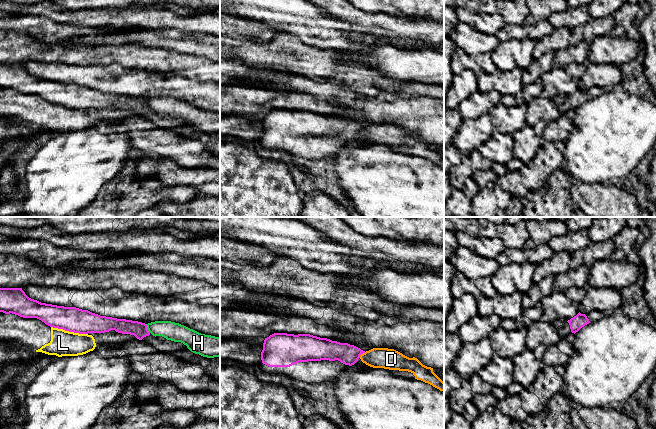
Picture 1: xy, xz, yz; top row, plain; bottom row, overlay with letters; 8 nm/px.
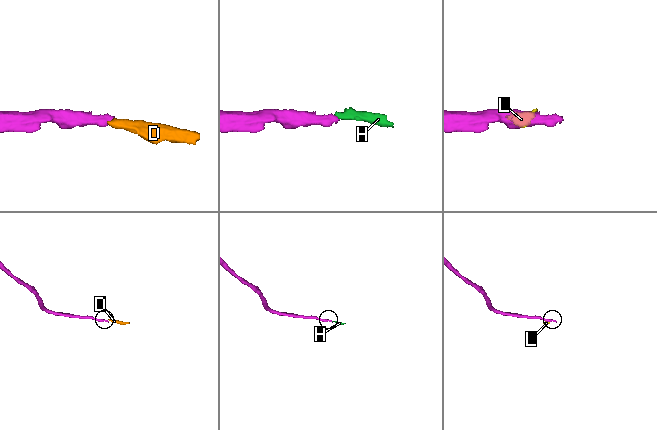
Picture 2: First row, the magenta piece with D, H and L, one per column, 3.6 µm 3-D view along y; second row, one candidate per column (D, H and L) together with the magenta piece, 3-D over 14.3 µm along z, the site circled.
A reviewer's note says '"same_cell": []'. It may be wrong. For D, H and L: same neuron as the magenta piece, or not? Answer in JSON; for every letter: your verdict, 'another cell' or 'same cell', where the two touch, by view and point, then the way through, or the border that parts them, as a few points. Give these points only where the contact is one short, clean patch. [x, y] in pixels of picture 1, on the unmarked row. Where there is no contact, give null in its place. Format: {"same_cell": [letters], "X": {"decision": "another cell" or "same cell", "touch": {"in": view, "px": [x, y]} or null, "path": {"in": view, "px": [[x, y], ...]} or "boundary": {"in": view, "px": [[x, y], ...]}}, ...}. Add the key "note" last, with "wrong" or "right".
{"same_cell": [], "D": {"decision": "another cell", "touch": {"in": "xz", "px": [361, 129]}, "boundary": {"in": "xz", "px": [[365, 128], [359, 133]]}}, "H": {"decision": "another cell", "touch": {"in": "xy", "px": [146, 104]}, "boundary": {"in": "xy", "px": [[145, 100], [150, 108]]}}, "L": {"decision": "another cell", "touch": {"in": "xy", "px": [69, 107]}, "boundary": {"in": "xy", "px": [[51, 102], [62, 104], [66, 107], [87, 110]]}}, "note": "right"}

